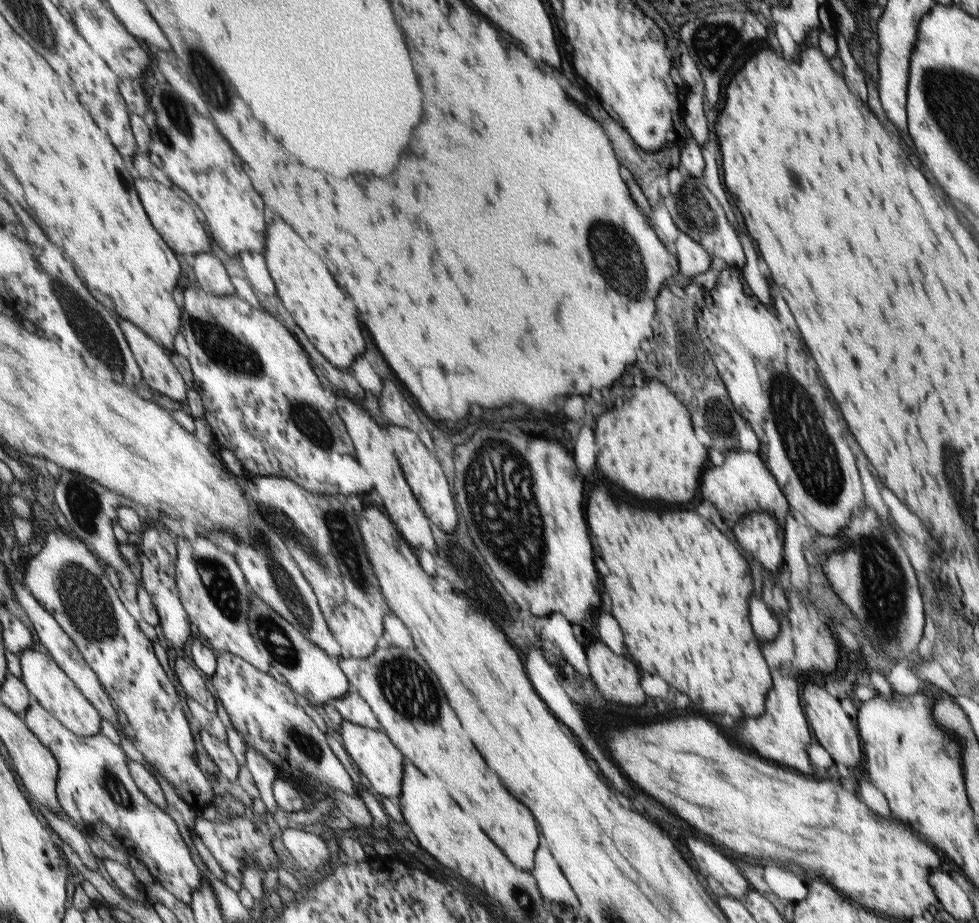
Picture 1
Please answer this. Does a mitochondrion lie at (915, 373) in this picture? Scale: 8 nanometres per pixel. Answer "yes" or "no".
no

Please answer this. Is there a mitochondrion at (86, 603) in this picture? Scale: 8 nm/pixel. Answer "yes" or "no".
yes

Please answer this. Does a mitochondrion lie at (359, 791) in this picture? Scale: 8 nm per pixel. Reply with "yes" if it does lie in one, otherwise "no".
no

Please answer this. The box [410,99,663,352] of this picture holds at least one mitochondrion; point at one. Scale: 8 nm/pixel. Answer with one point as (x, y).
(611, 243)

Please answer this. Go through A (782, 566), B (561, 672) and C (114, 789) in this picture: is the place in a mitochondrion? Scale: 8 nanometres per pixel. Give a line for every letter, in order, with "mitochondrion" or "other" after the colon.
A: other
B: other
C: mitochondrion

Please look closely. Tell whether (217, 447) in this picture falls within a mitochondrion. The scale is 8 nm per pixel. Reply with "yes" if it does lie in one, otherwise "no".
no

